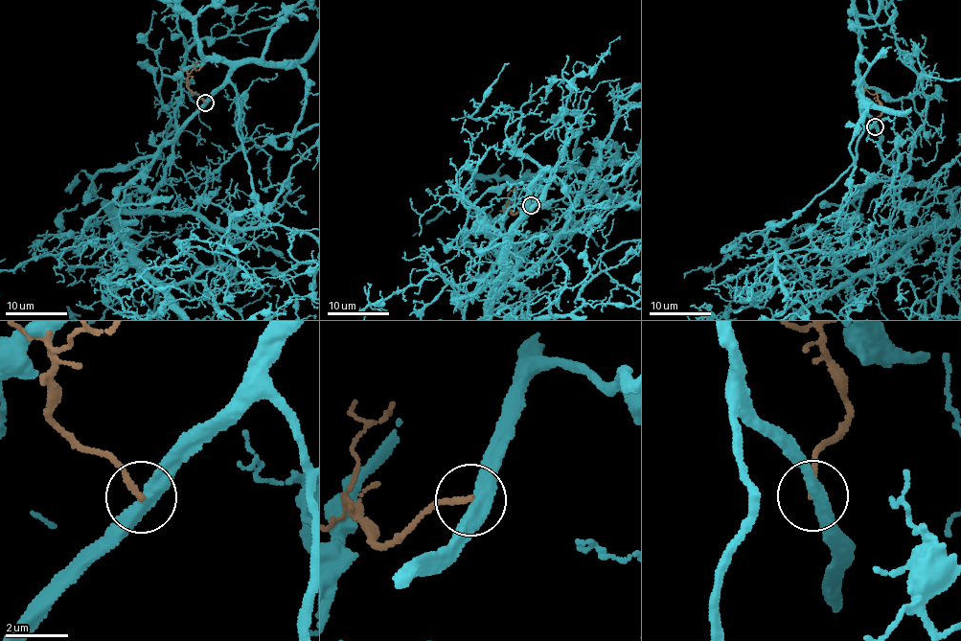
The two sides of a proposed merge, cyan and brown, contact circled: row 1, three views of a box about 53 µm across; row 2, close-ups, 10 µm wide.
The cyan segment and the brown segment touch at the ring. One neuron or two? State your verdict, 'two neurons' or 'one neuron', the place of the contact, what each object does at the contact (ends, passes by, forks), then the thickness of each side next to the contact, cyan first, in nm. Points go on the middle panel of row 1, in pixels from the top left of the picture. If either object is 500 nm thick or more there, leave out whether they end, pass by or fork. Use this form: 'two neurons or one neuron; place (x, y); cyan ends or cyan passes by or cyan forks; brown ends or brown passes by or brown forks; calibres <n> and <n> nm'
two neurons; place (531, 205); cyan passes by; brown ends; calibres 440 and 170 nm

